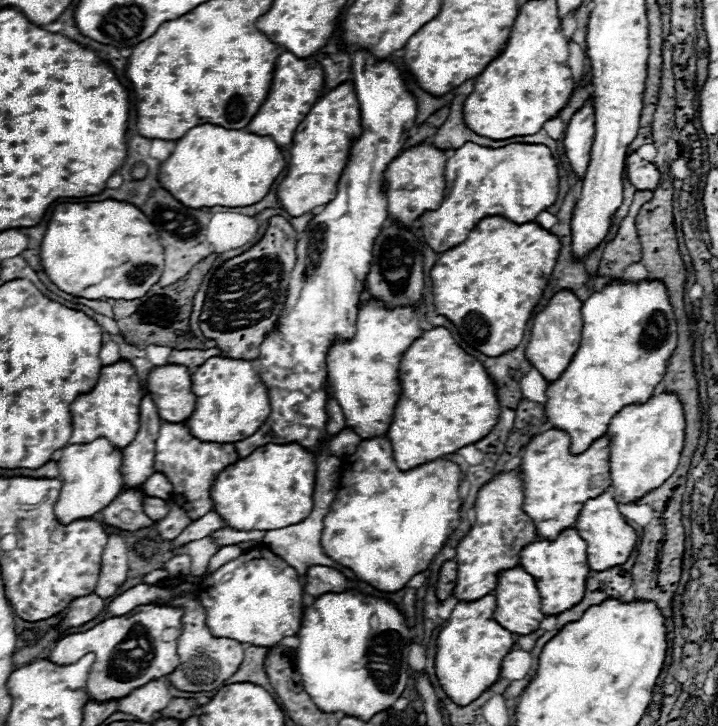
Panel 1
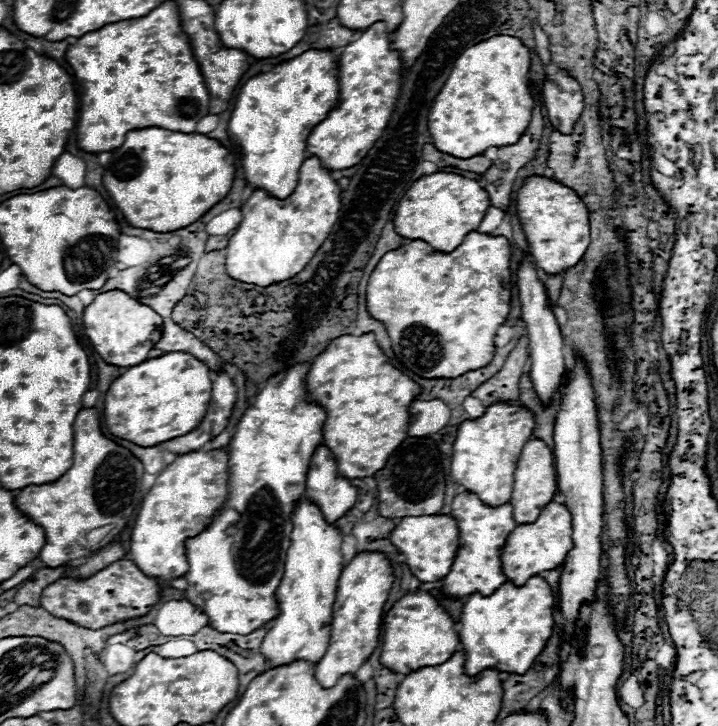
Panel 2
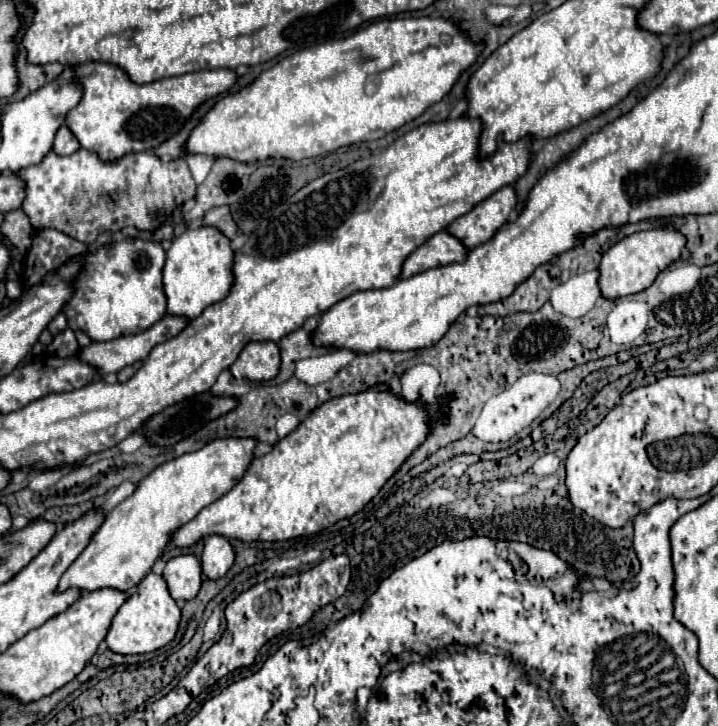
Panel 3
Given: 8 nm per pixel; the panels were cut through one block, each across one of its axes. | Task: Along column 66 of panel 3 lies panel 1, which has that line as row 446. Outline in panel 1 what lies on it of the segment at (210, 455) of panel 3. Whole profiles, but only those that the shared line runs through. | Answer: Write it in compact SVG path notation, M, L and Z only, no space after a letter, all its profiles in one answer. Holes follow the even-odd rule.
M612 282L602 292L594 292L582 304L582 340L572 356L568 368L560 374L558 380L548 382L546 386L546 404L544 416L552 428L564 430L570 436L570 452L584 452L594 440L602 438L608 430L608 424L616 412L630 404L644 404L654 388L666 374L666 362L672 356L678 340L676 318L670 306L666 288L662 282Z

